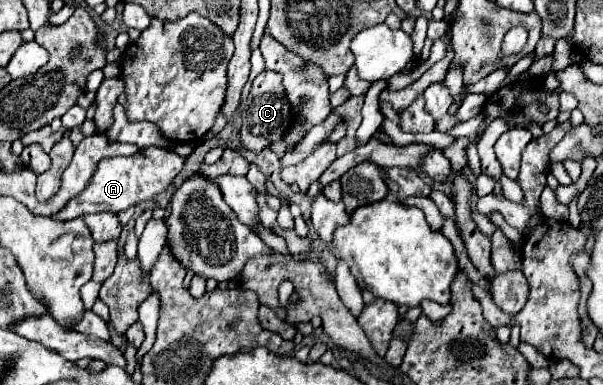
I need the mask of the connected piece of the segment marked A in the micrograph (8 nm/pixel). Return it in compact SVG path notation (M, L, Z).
M145 148L139 150L135 156L127 156L127 158L105 158L99 162L99 168L93 174L89 186L83 192L79 192L75 198L71 198L67 206L53 218L71 220L89 212L105 212L105 210L121 212L139 202L153 200L173 182L173 178L181 172L181 168L183 168L183 158L163 148Z

